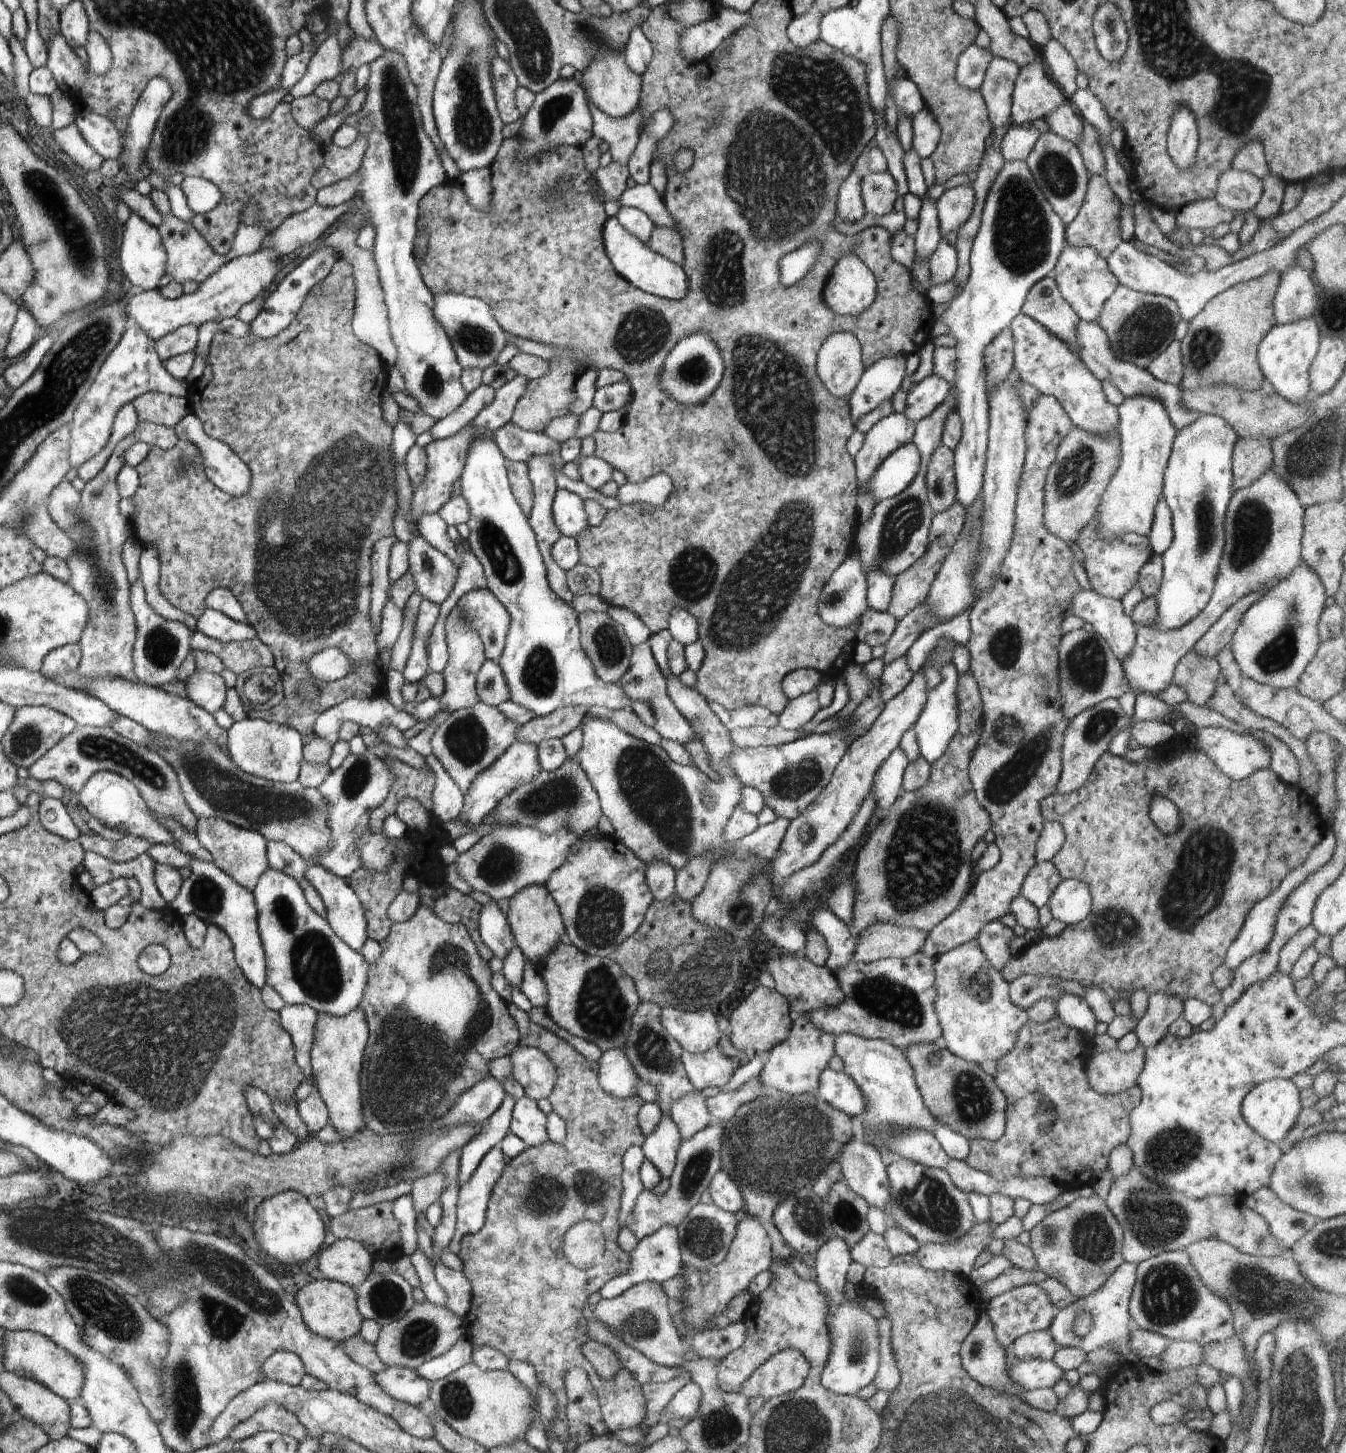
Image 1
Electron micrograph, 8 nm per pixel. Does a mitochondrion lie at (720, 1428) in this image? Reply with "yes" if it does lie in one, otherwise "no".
yes

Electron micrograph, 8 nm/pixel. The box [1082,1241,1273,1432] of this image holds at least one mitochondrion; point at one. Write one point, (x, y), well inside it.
(1167, 1297)

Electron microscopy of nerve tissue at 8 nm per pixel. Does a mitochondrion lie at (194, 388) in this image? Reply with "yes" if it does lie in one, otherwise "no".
no

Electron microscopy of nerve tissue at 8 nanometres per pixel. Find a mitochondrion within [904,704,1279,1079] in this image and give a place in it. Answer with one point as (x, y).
(1196, 886)

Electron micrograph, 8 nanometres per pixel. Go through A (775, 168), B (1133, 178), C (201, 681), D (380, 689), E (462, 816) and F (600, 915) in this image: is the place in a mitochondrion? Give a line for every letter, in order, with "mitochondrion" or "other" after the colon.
A: mitochondrion
B: other
C: other
D: other
E: other
F: mitochondrion

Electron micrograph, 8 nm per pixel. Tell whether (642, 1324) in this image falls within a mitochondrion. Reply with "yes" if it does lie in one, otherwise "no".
yes

